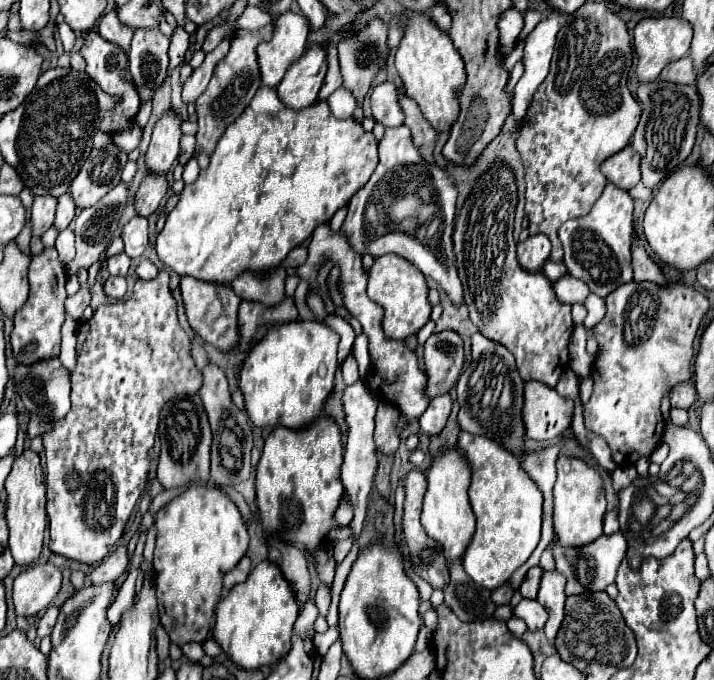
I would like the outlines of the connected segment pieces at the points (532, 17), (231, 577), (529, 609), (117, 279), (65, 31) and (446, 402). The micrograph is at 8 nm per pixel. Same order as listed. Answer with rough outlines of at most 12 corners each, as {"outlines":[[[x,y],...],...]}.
{"outlines":[[[527,10],[524,27],[519,41],[525,42],[527,36],[541,21],[543,13]],[[245,558],[229,570],[223,592],[229,594],[235,584],[245,582],[251,572],[251,560]],[[521,600],[513,614],[531,632],[541,630],[547,612],[537,600]],[[109,276],[103,288],[119,300],[127,292],[123,276]],[[59,24],[59,36],[65,52],[75,44],[69,24]],[[449,394],[435,396],[419,416],[419,428],[437,436],[451,414]]]}

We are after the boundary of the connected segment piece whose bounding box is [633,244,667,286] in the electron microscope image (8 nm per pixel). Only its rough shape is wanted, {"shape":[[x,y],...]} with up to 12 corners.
{"shape":[[633,246],[637,282],[667,284],[645,248]]}

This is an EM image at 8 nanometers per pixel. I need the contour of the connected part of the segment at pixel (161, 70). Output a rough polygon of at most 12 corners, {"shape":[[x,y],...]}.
{"shape":[[137,30],[129,50],[139,86],[157,86],[169,64],[169,38]]}

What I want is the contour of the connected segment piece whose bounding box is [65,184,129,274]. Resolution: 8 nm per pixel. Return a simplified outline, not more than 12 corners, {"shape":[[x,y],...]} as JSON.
{"shape":[[119,184],[75,218],[75,258],[69,274],[89,268],[117,232],[127,204]]}

